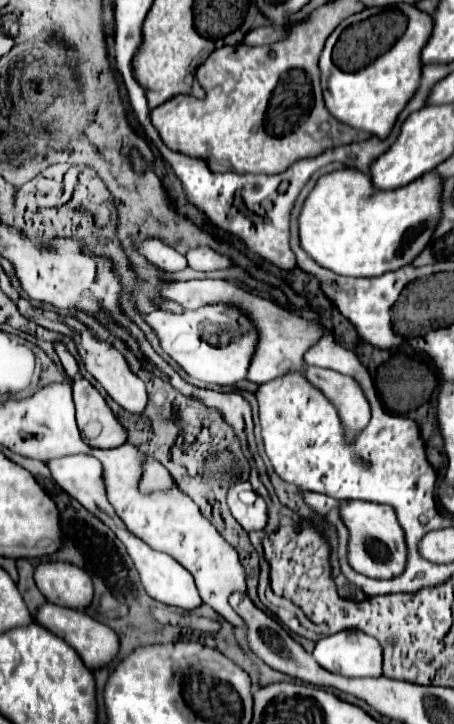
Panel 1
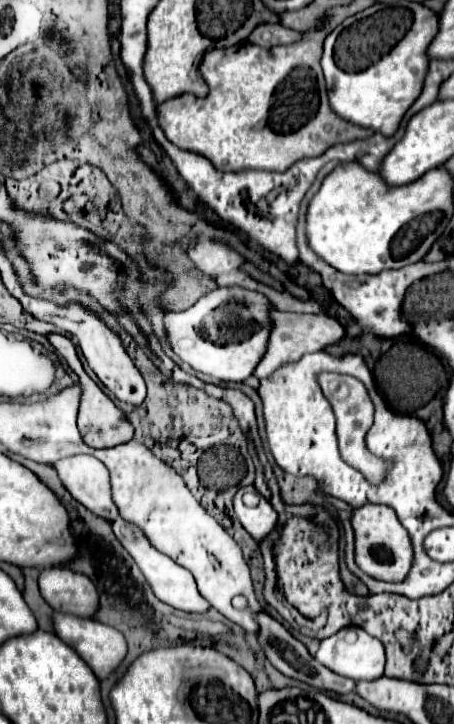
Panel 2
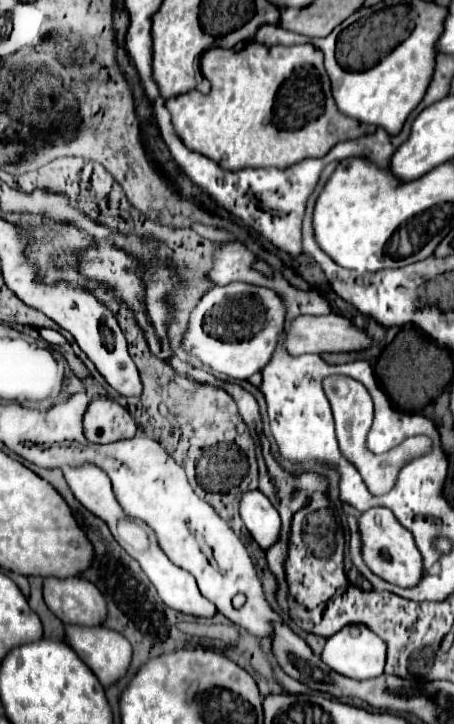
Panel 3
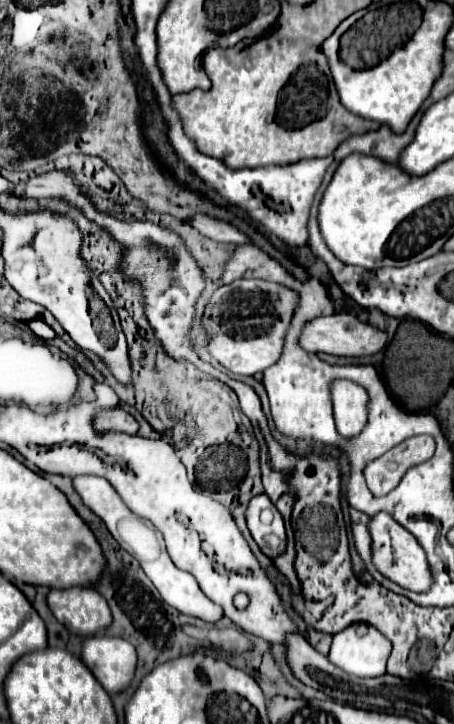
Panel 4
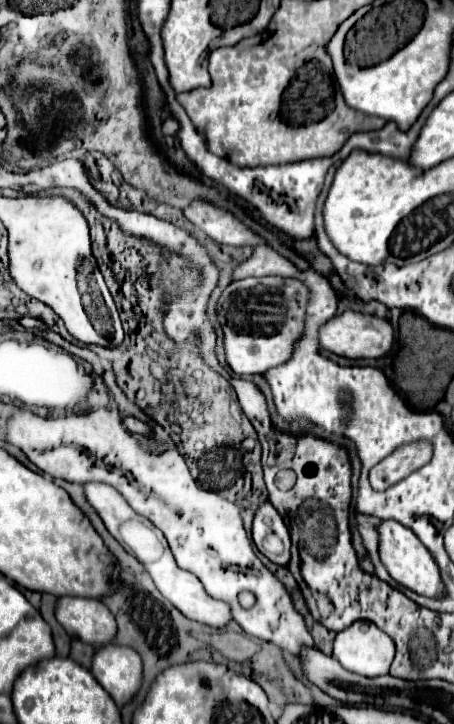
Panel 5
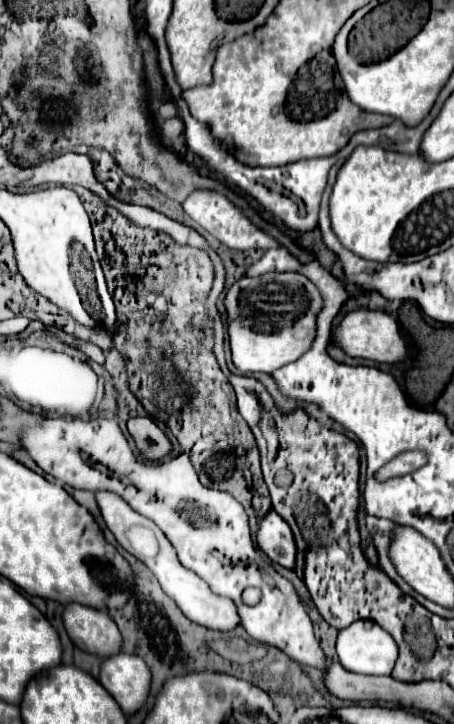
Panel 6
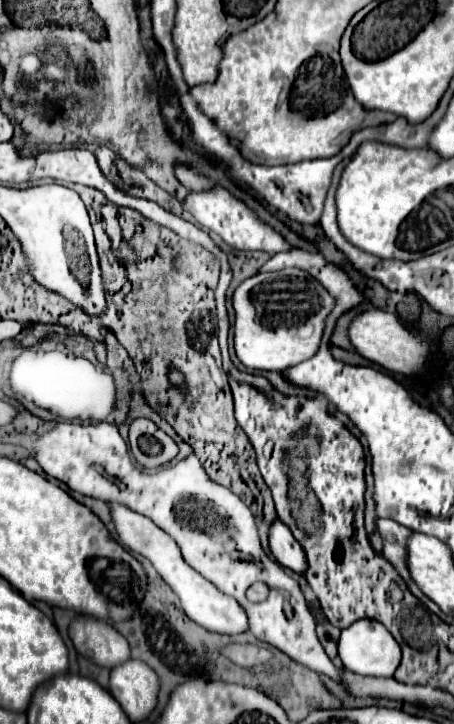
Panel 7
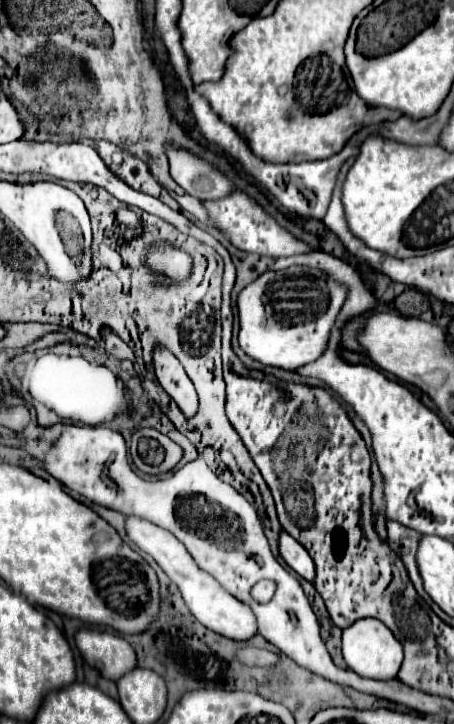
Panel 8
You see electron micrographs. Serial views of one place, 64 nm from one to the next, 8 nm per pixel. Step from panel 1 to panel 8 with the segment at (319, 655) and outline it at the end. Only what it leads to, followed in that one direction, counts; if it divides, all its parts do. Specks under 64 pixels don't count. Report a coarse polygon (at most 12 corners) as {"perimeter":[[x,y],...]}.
{"perimeter":[[376,618],[344,630],[350,670],[374,680],[396,678],[402,644]]}

